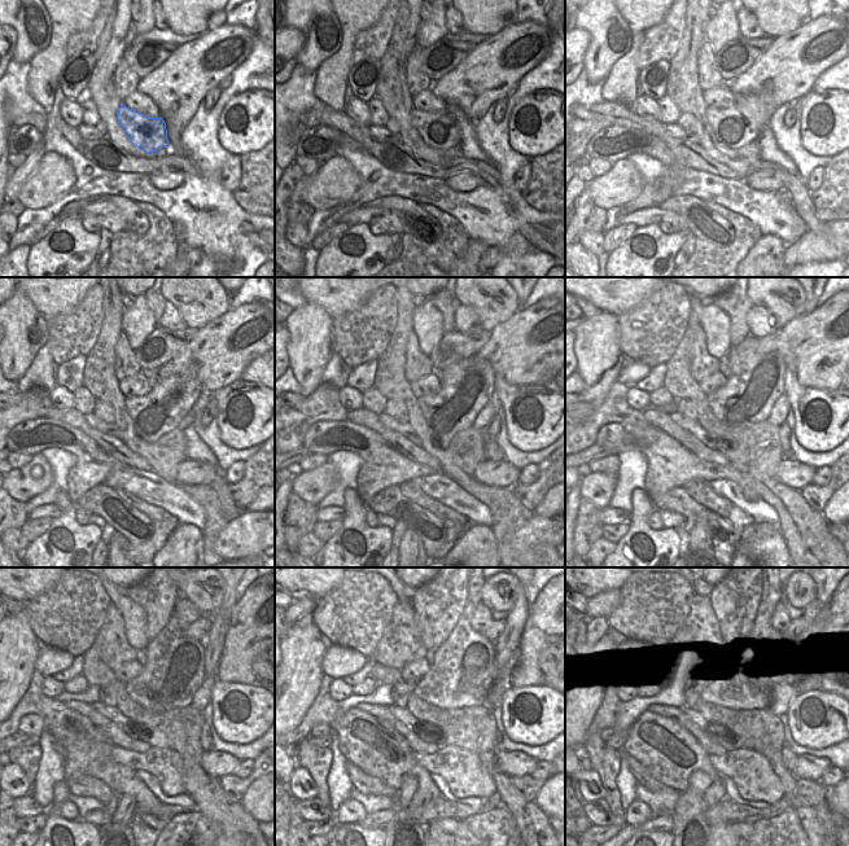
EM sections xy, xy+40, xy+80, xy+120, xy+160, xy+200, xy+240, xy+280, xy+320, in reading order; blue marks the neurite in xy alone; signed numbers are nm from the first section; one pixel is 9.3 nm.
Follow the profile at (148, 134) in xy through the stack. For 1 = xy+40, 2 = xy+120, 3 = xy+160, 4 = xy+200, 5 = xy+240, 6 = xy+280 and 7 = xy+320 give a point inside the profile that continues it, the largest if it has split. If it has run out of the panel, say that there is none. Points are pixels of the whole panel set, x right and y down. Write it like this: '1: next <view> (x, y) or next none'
1: next xy+40 (438, 130)
2: next xy+120 (160, 412)
3: next xy+160 (467, 385)
4: next xy+200 (756, 381)
5: next xy+240 (174, 670)
6: next xy+280 (464, 669)
7: next xy+320 (744, 680)

